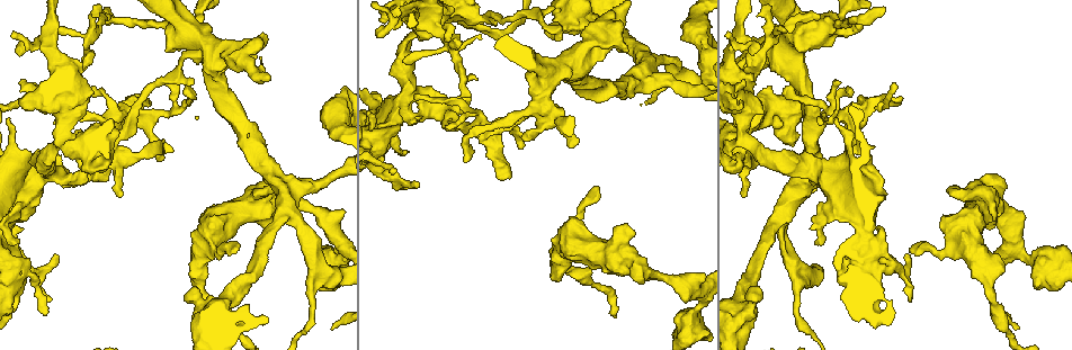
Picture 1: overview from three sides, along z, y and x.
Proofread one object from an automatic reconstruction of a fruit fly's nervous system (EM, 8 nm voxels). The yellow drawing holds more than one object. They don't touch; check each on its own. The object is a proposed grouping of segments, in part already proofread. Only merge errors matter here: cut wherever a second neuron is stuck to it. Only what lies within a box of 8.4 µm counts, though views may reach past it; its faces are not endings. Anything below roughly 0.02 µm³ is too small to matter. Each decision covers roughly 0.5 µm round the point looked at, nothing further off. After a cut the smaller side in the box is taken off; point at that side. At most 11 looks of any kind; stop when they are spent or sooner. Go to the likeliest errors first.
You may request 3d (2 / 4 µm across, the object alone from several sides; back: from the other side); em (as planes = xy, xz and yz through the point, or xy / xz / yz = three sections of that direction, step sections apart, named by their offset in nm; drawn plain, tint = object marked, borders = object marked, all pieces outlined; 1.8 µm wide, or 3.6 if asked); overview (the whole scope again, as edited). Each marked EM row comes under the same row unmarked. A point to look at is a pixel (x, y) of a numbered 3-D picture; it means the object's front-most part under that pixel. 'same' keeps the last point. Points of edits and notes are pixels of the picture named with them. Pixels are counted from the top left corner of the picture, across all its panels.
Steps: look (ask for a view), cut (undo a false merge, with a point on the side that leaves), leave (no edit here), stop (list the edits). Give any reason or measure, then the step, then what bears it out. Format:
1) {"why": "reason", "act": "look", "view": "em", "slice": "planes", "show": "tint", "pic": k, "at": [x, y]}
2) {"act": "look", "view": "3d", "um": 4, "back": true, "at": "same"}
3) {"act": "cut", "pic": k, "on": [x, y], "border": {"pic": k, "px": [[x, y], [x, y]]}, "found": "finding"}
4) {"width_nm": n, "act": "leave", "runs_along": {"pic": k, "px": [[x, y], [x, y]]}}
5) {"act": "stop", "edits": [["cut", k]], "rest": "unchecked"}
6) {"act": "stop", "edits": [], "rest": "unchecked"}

{"act": "look", "view": "3d", "um": 2, "pic": 1, "at": [81, 136]}

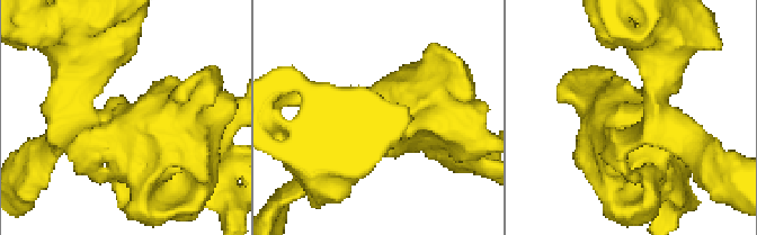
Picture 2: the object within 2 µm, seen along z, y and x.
{"why": "need the tissue", "act": "look", "view": "em", "slice": "planes", "show": "tint", "pic": 2, "at": [125, 117]}

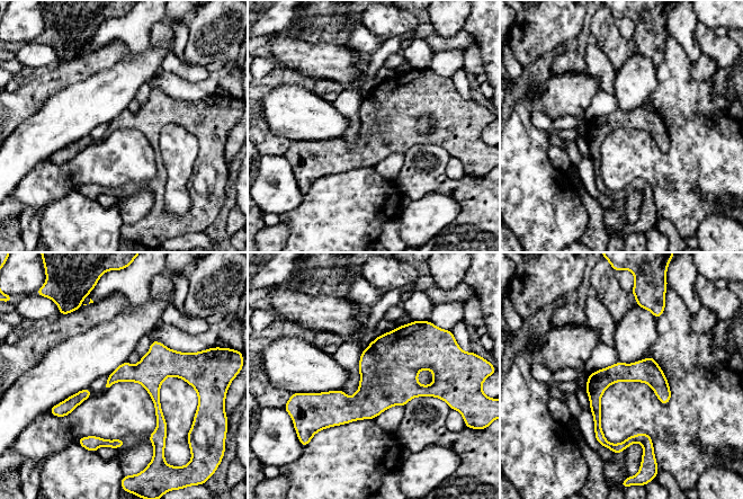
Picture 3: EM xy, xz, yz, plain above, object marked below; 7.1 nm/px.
{"act": "leave", "runs_along": {"pic": 3, "px": [[651, 361], [596, 390], [599, 436], [620, 446]]}, "found": "one neuron here"}

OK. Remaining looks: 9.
{"why": "four or more arms meet", "act": "look", "view": "em", "slice": "planes", "show": "tint", "pic": 1, "at": [488, 132]}

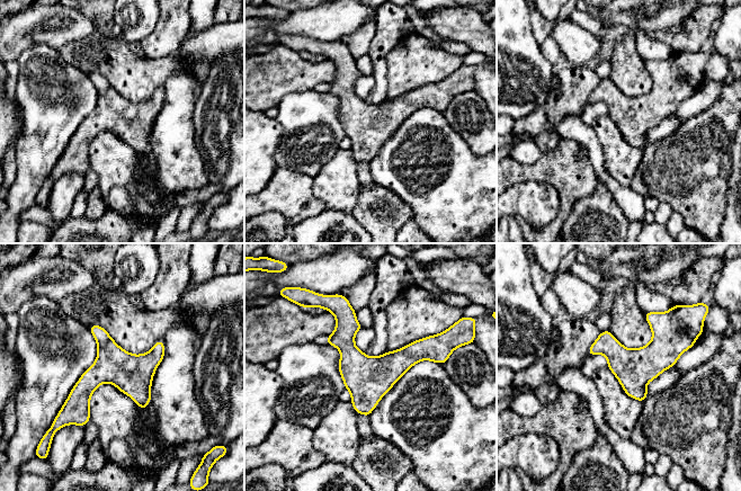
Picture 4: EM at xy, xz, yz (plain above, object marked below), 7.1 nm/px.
{"width_nm": 280, "act": "leave", "runs_along": {"pic": 4, "px": [[161, 345], [139, 368], [106, 368], [67, 412]]}, "found": "one neuron here"}

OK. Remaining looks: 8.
{"why": "calibre changes", "act": "look", "view": "em", "um": 3.6, "slice": "planes", "show": "tint", "pic": 1, "at": [865, 282]}

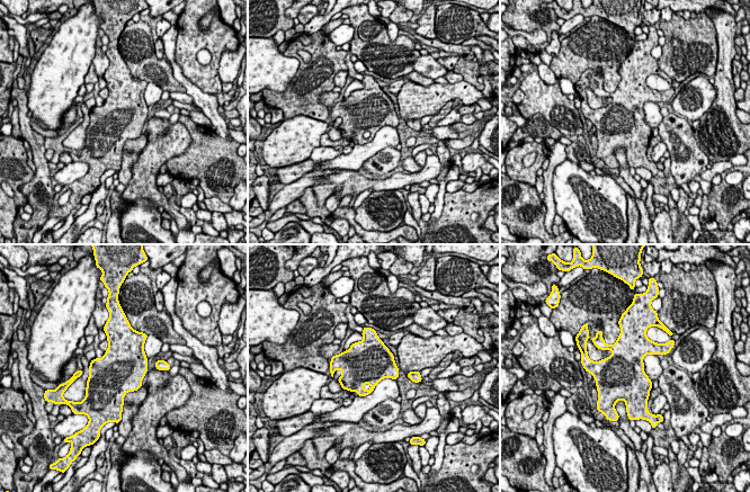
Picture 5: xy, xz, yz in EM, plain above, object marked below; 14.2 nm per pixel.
{"act": "leave", "found": "continuous, no second neuron"}

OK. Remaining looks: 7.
{"why": "thin arm on a thick one", "act": "look", "view": "3d", "um": 4, "pic": 1, "at": [268, 202]}

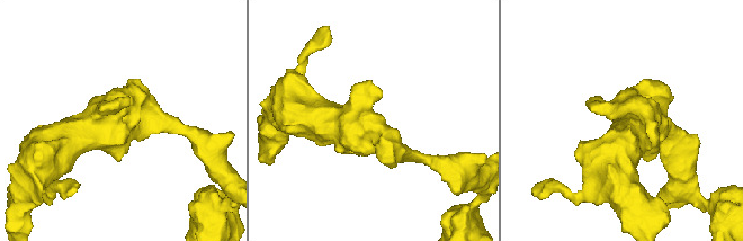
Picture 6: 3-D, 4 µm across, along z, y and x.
{"why": "now the EM", "act": "look", "view": "em", "slice": "yz", "step": 8, "show": "tint", "pic": 6, "at": [120, 124]}

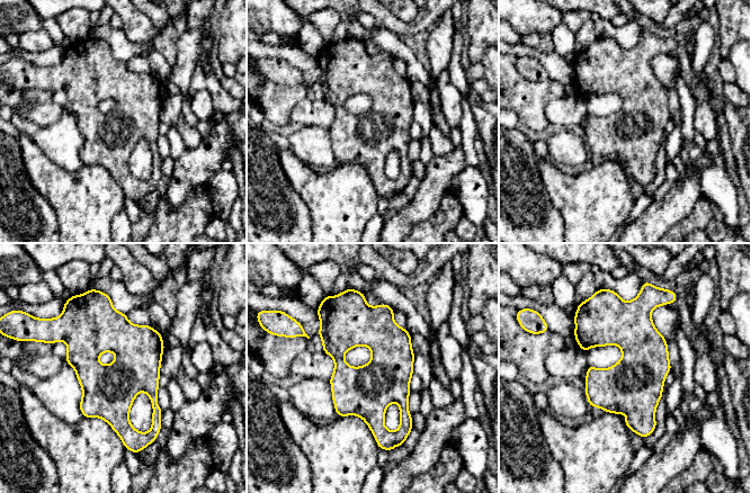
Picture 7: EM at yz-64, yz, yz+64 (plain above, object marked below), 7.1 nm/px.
{"why": "cut it another way", "act": "look", "view": "em", "slice": "planes", "show": "tint", "at": "same"}

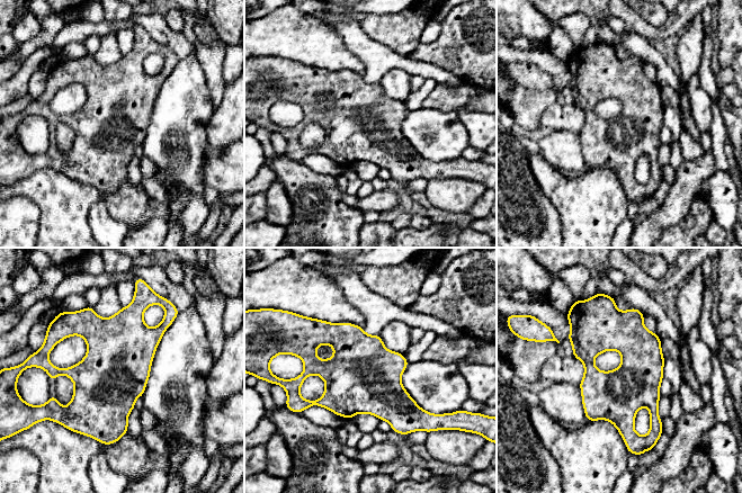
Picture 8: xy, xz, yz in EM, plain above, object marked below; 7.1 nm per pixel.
{"width_nm": 360, "act": "leave", "runs_along": {"pic": 8, "px": [[610, 307], [628, 339], [628, 441]]}, "found": "one neuron here"}

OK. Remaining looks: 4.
{"act": "stop", "edits": [], "rest": "unchecked"}

